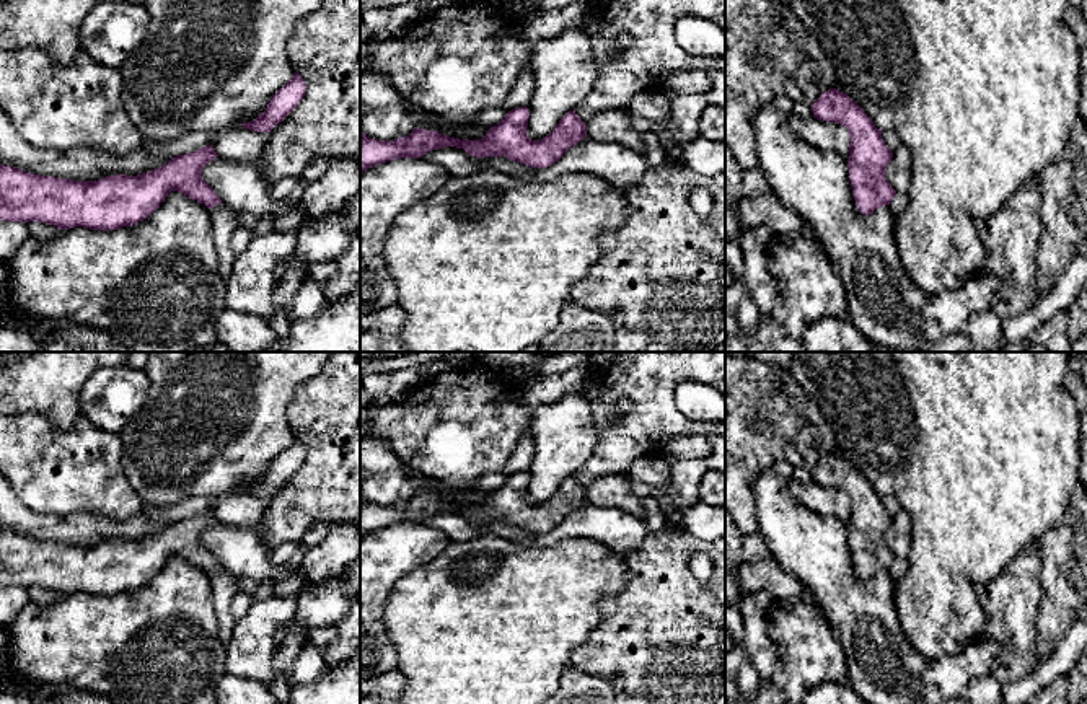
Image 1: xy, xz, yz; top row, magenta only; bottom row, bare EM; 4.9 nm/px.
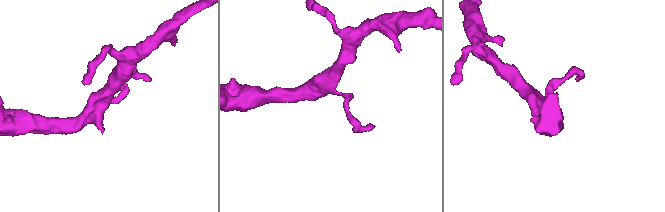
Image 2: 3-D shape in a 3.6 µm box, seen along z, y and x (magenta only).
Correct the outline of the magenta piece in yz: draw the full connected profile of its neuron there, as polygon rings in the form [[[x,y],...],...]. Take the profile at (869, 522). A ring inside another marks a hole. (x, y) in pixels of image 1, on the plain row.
[[[831,453],[812,469],[813,482],[836,487],[849,497],[849,546],[860,579],[890,570],[896,556],[885,543],[893,517],[885,510],[882,495],[846,458]]]

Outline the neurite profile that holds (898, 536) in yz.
[[[900,510],[893,517],[893,523],[885,535],[885,543],[896,559],[908,559],[911,552],[913,526],[906,510]]]

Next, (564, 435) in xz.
[[[583,393],[533,407],[528,430],[533,435],[535,453],[526,471],[526,499],[531,505],[549,500],[595,451],[600,435],[593,412],[593,403]]]

